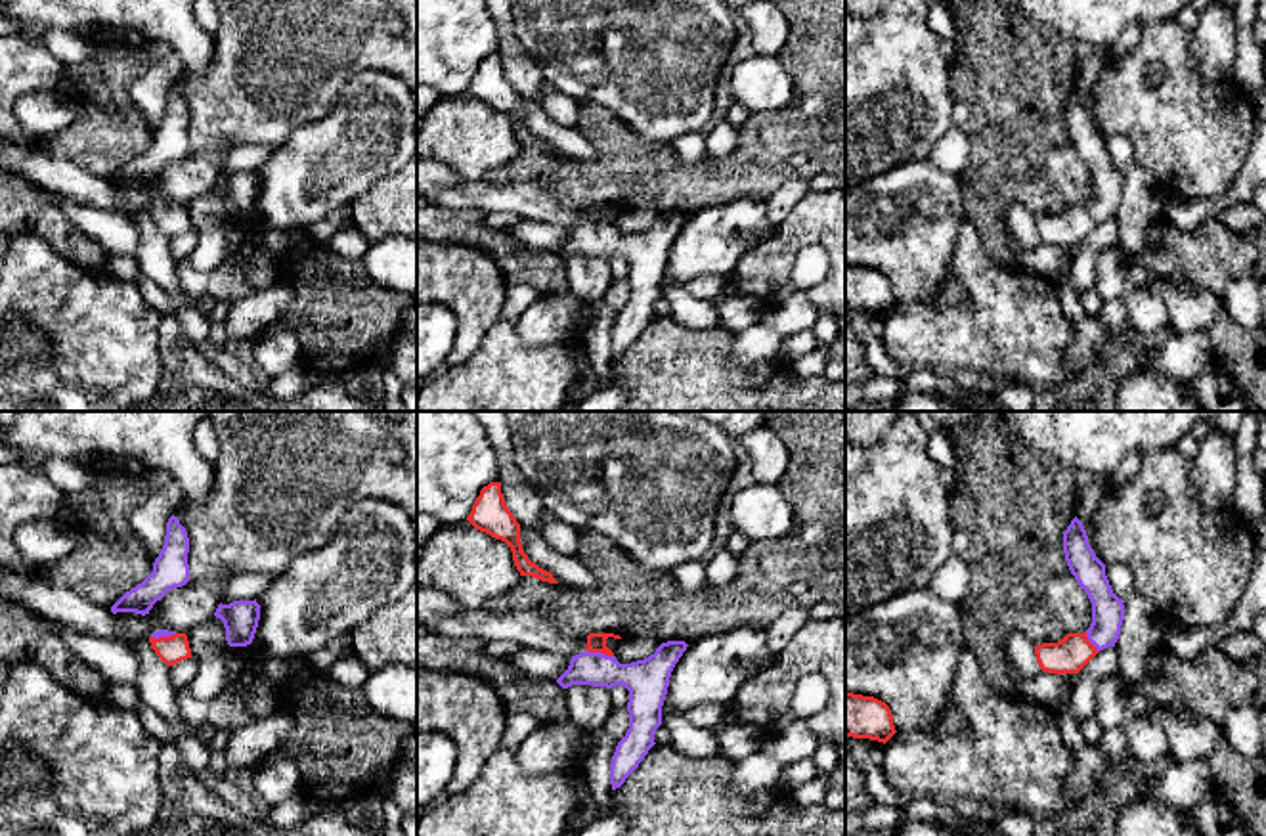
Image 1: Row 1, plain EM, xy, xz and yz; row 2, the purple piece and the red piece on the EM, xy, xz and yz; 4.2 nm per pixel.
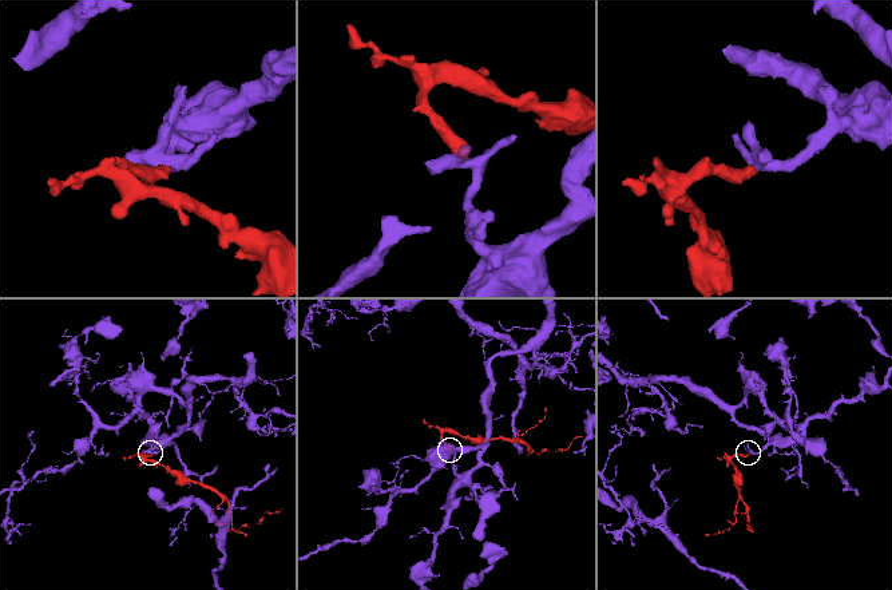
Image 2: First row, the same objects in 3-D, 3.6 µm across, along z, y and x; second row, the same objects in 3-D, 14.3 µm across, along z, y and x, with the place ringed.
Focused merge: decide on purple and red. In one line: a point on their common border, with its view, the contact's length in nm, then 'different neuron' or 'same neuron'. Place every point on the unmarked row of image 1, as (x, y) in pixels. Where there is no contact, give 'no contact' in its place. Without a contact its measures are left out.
contact xz (599, 224); length 120 nm; same neuron

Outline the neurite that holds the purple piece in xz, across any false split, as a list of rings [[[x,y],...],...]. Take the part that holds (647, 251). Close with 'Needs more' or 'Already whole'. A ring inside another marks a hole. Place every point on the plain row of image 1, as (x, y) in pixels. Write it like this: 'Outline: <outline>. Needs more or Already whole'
Outline: [[[589,205],[587,220],[572,228],[568,241],[557,254],[562,260],[572,256],[612,260],[622,256],[629,262],[629,300],[618,314],[610,335],[610,356],[616,362],[656,316],[654,304],[662,297],[669,249],[688,216],[685,212],[667,212],[644,231],[620,235],[606,218],[608,209],[622,210],[614,205]]]. Needs more

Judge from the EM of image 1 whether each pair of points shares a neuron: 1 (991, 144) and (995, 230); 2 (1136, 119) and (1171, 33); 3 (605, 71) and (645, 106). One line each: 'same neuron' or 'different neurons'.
1: same neuron
2: same neuron
3: same neuron

